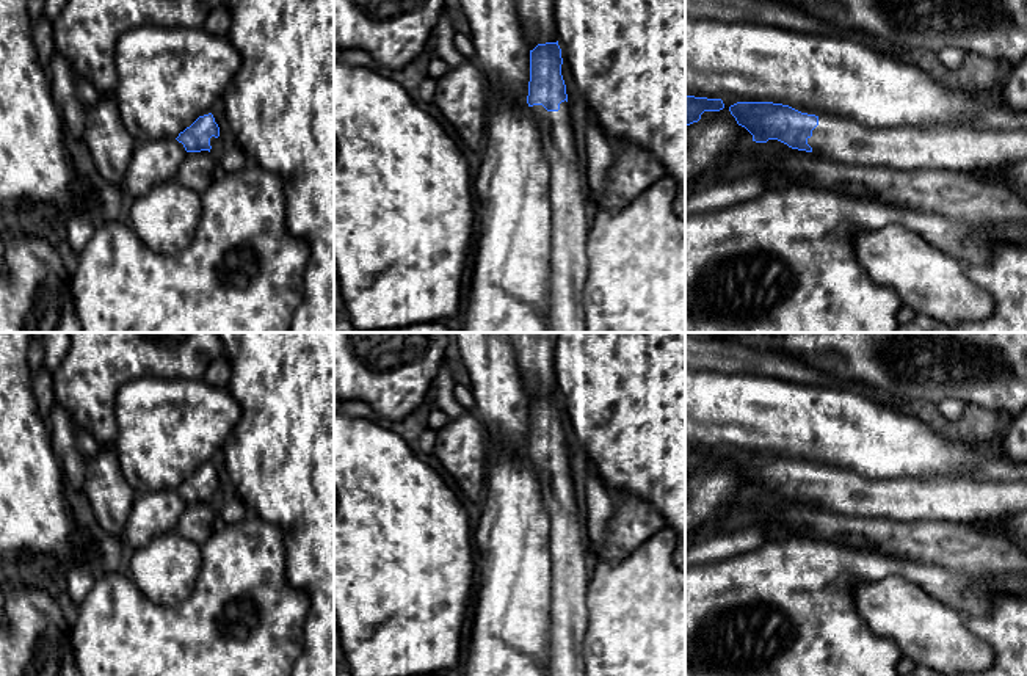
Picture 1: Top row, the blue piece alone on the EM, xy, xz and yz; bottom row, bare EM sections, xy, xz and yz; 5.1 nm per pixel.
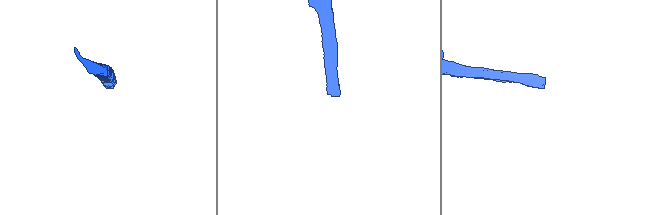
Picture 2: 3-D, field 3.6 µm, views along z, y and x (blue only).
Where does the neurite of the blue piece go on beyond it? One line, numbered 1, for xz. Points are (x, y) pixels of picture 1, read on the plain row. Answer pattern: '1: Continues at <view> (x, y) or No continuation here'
1: Continues at xz (569, 548)

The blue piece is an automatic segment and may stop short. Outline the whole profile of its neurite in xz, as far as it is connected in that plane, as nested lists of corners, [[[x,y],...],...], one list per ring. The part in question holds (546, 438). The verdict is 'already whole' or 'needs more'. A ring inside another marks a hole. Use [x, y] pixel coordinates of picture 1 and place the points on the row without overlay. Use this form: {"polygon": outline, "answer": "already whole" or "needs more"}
{"polygon": [[[558,392],[530,402],[527,455],[539,478],[544,510],[552,524],[549,676],[586,676],[582,648],[588,629],[586,590],[594,558],[561,416]]], "answer": "needs more"}

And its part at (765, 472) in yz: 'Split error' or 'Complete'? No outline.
Split error

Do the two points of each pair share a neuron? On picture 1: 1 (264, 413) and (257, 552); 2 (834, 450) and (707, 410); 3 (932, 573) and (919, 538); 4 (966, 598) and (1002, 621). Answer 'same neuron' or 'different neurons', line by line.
1: different neurons
2: same neuron
3: different neurons
4: different neurons

